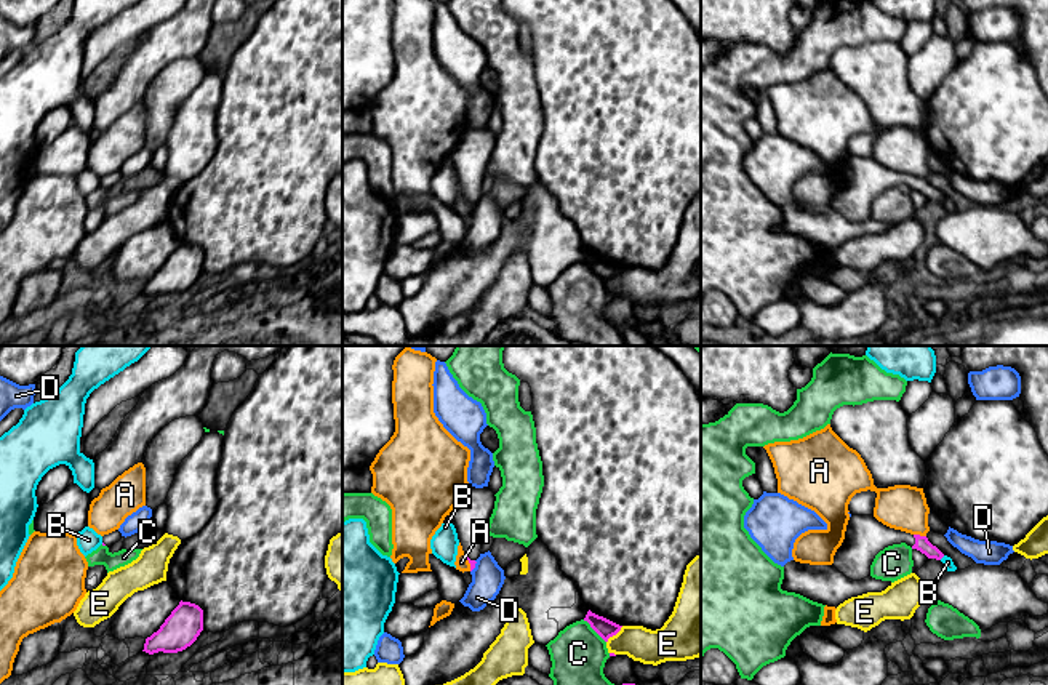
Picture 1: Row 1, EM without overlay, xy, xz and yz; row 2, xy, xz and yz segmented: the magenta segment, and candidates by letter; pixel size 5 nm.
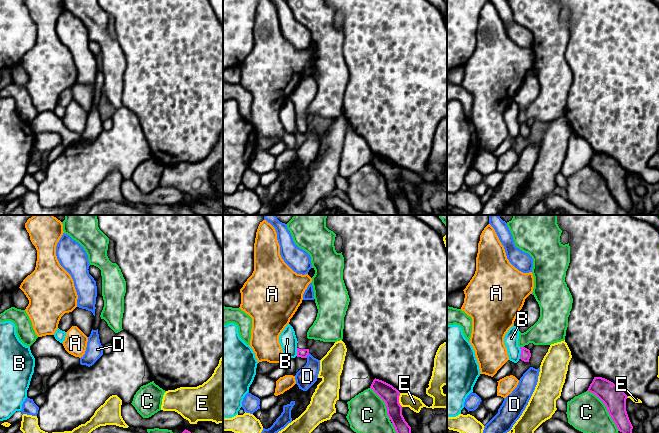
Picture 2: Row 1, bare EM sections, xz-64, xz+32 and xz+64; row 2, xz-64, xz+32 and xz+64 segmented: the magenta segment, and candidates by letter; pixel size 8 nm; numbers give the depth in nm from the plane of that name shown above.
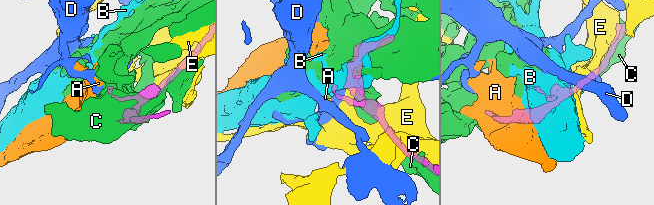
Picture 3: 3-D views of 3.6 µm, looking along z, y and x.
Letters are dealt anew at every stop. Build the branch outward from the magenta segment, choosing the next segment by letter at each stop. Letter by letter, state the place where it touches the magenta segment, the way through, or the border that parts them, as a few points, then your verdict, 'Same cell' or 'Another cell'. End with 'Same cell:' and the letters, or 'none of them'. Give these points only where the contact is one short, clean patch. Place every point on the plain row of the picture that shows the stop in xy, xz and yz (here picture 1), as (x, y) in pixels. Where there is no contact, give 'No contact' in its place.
A: Touches magenta at yz (919, 176). Boundary: yz (914, 175), (925, 178). Another cell
B: Touches magenta at yz (941, 199). Boundary: yz (944, 197), (940, 200). Another cell
C: Touches magenta at xz (594, 271). Another cell
D: Touches magenta at xz (474, 208). Boundary: xz (476, 202), (471, 213). Another cell
E: Touches magenta at xz (613, 276). Another cell
Same cell: none of them

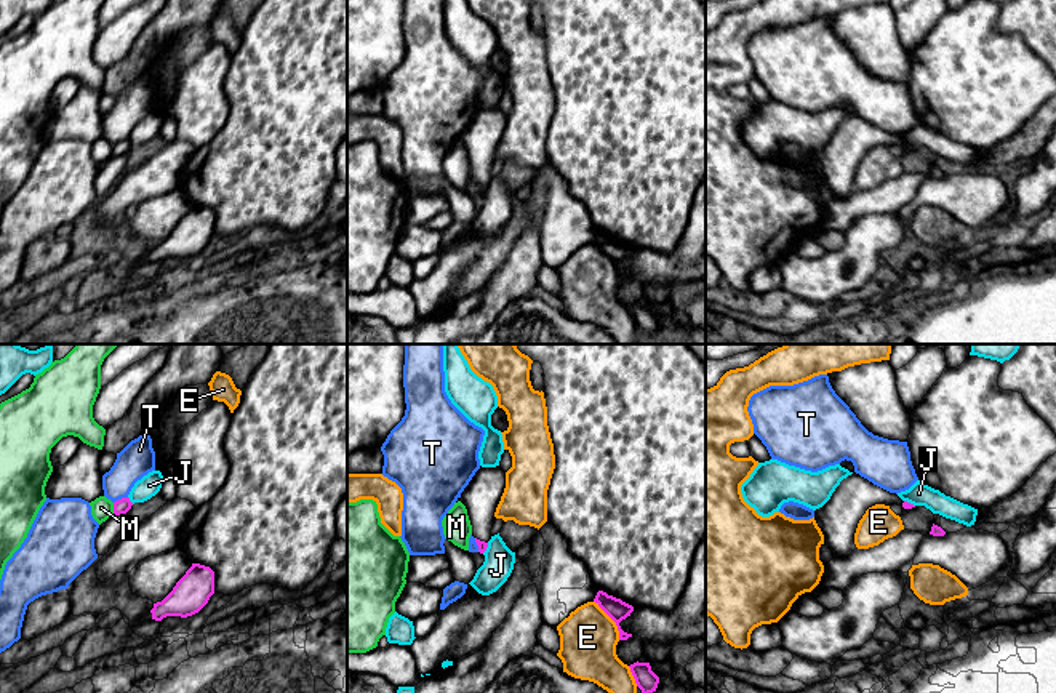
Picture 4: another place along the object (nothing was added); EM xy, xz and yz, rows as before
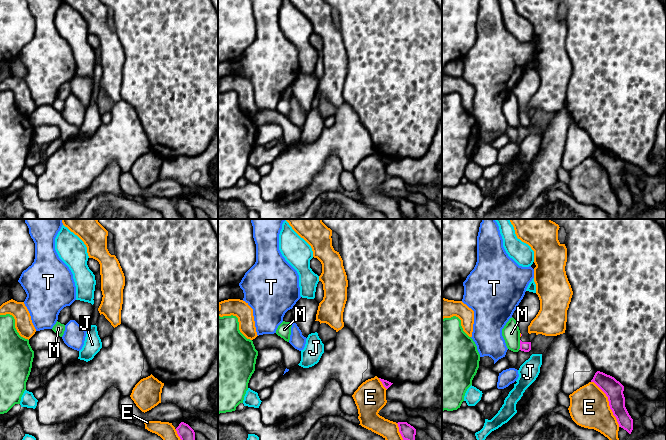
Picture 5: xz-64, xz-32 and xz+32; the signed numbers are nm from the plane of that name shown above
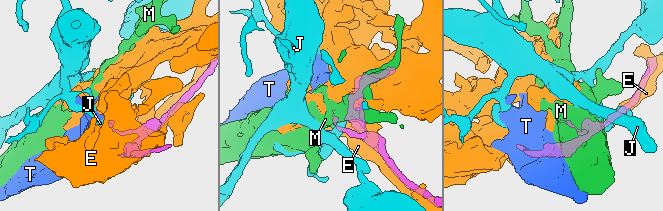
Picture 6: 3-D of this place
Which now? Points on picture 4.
E: Touches magenta at xz (612, 260). Another cell
J: Touches magenta at xy (128, 141). Boundary: xy (128, 138), (133, 144). Another cell
M: Touches magenta at xy (114, 151). Boundary: xy (112, 144), (114, 156). Another cell
T: Touches magenta at xy (122, 140). Boundary: xy (127, 138), (114, 144). Another cell
Same cell: none of them

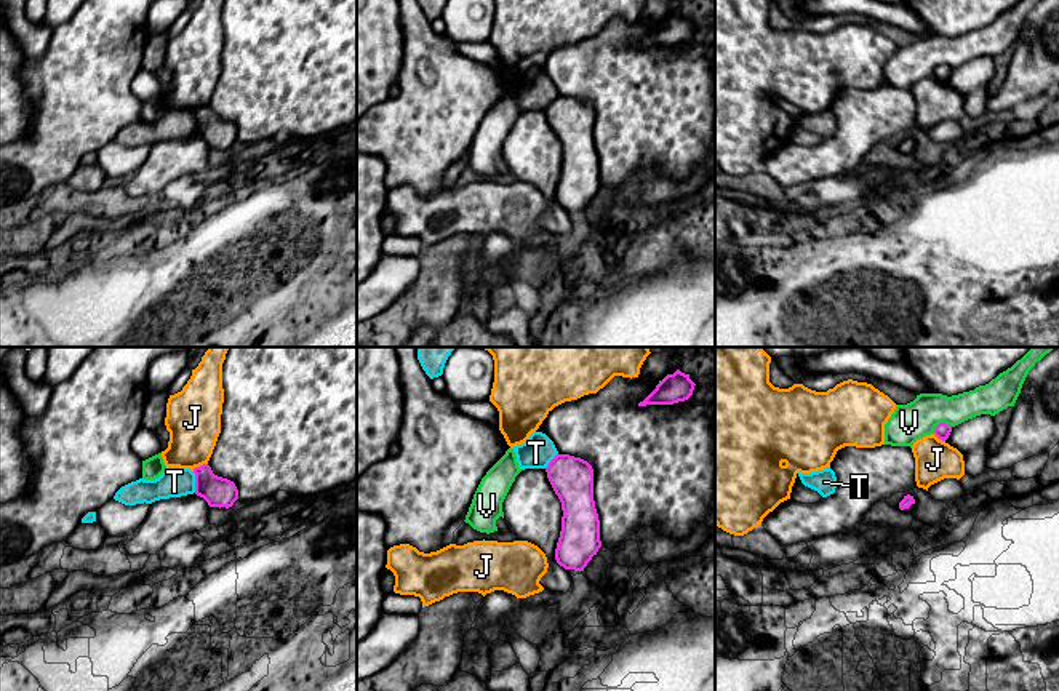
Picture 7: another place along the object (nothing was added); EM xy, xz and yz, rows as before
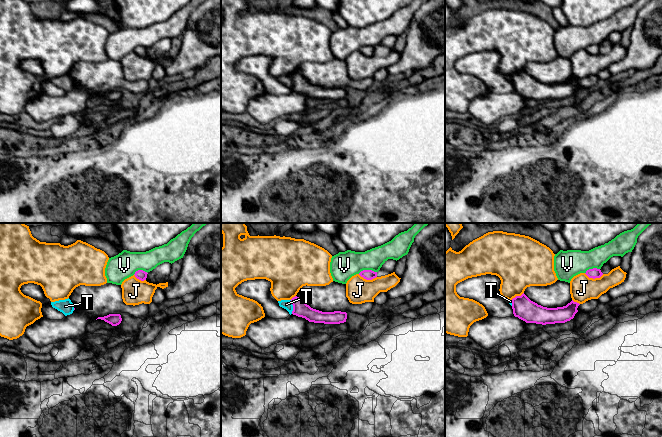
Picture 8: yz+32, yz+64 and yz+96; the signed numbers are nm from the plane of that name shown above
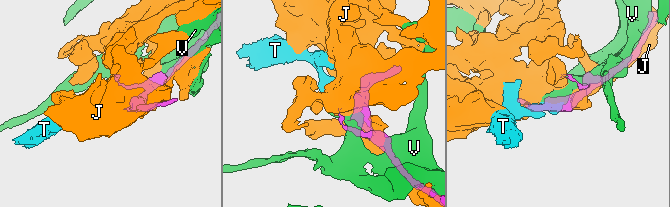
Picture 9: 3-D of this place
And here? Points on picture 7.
J: Touches magenta at xy (200, 107). Another cell
T: Touches magenta at xy (195, 123). Boundary: xy (192, 112), (195, 133). Another cell
V: Touches magenta at yz (941, 64). Another cell
Same cell: none of them

